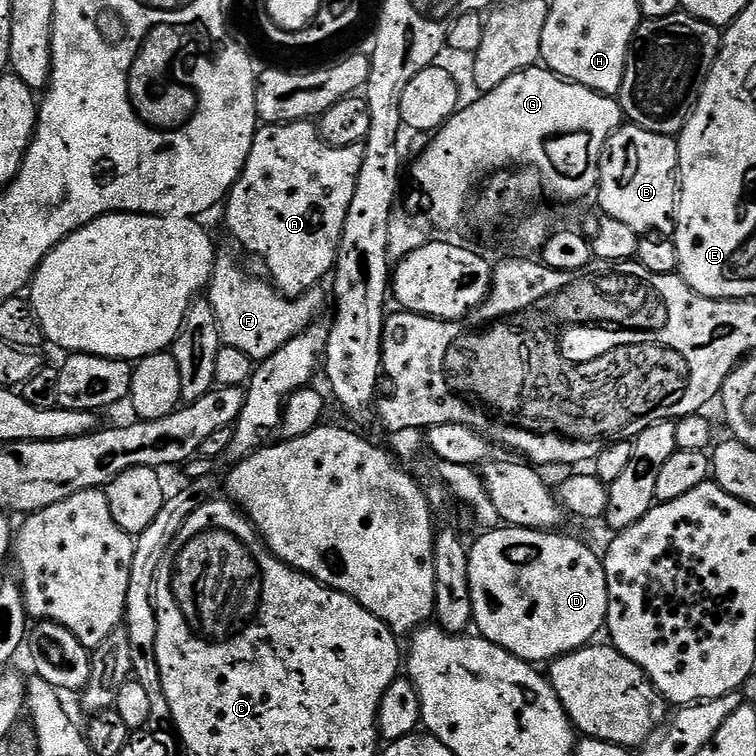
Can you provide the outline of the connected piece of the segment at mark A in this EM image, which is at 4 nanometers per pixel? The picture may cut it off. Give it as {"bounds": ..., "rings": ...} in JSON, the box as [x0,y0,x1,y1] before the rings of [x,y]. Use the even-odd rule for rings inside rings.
{"bounds":[223,120,364,298],"rings":[[[303,120],[257,127],[246,166],[223,205],[224,224],[229,234],[250,255],[257,256],[268,267],[267,275],[276,285],[276,290],[293,298],[313,291],[319,285],[316,283],[335,269],[342,226],[346,226],[346,210],[350,210],[350,202],[354,199],[354,186],[358,182],[358,170],[362,170],[364,157],[363,143],[345,148],[324,146],[317,156],[304,152],[304,128],[306,124]]]}

